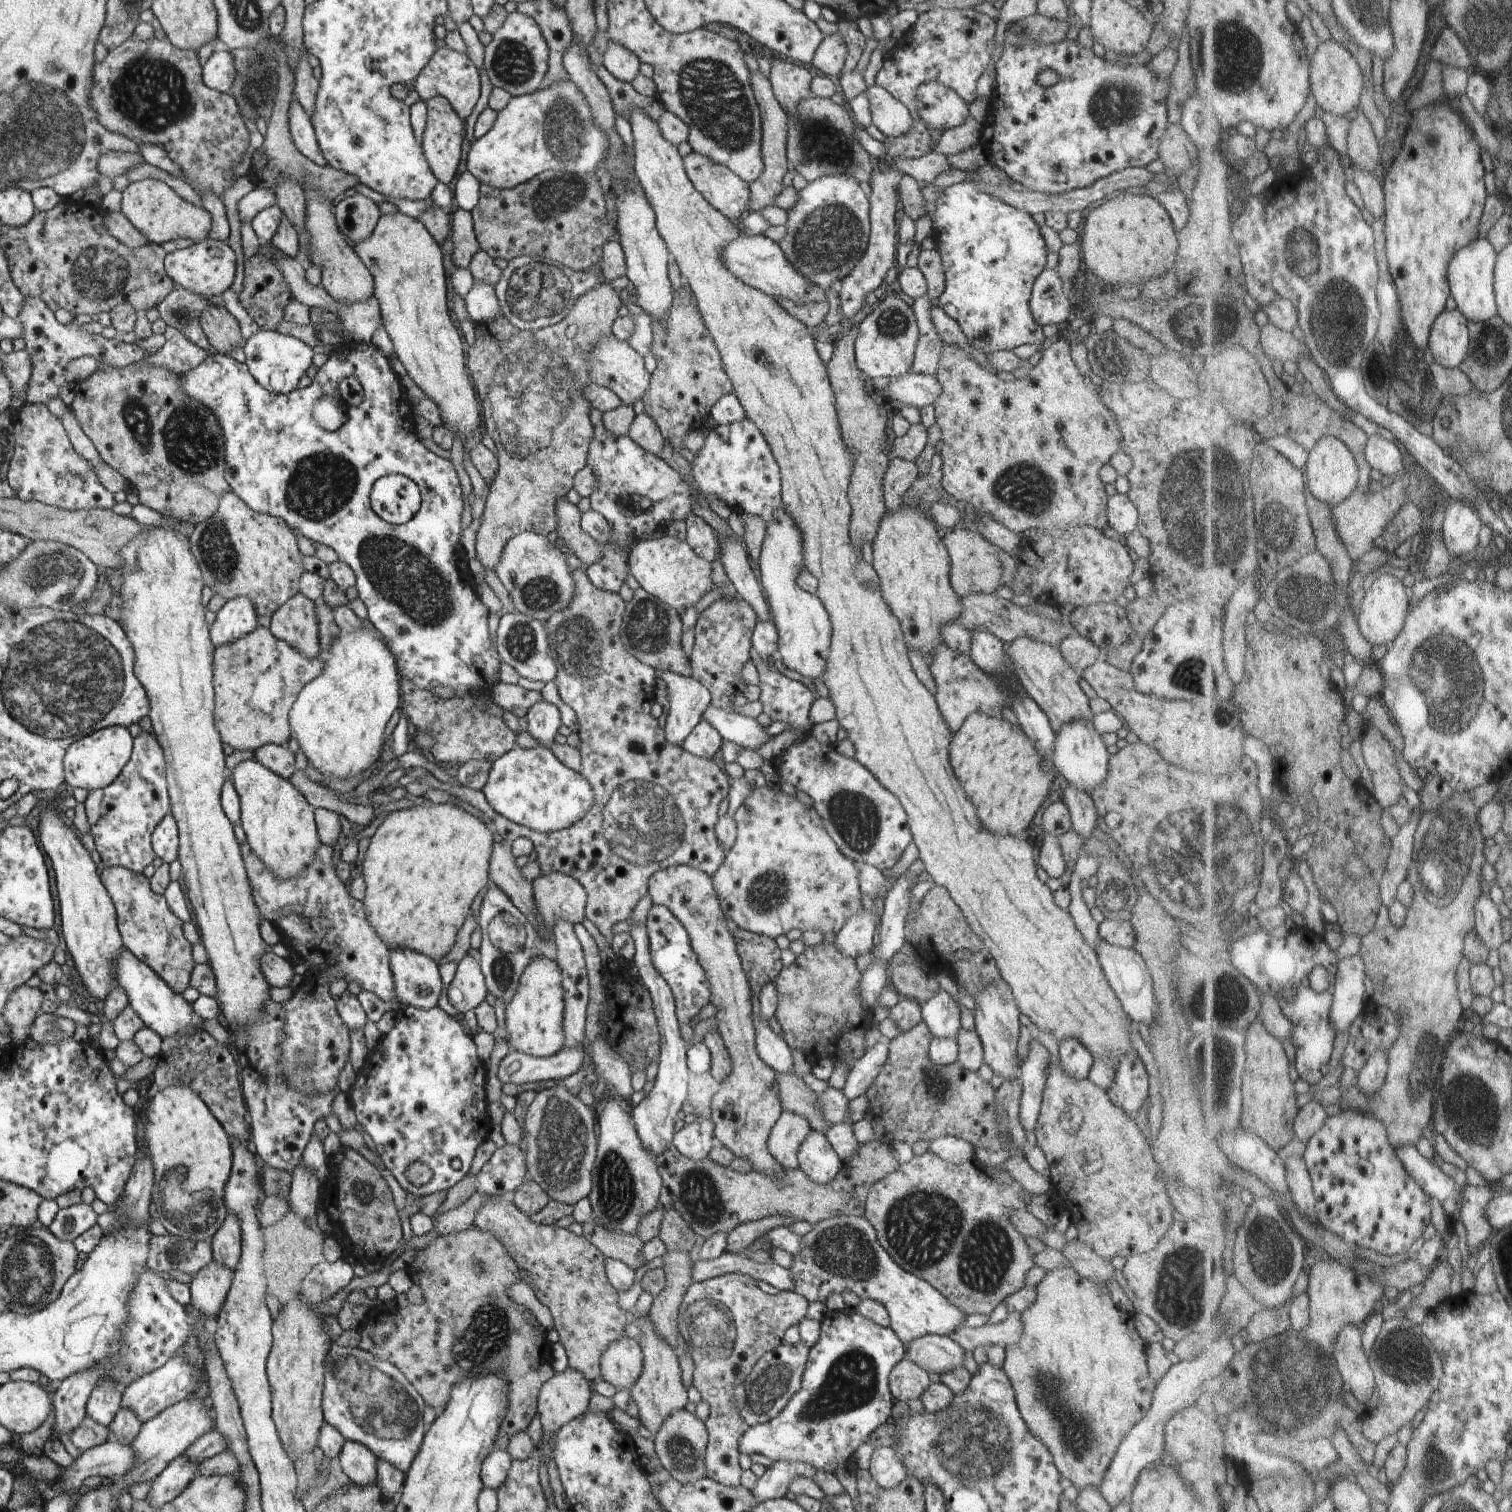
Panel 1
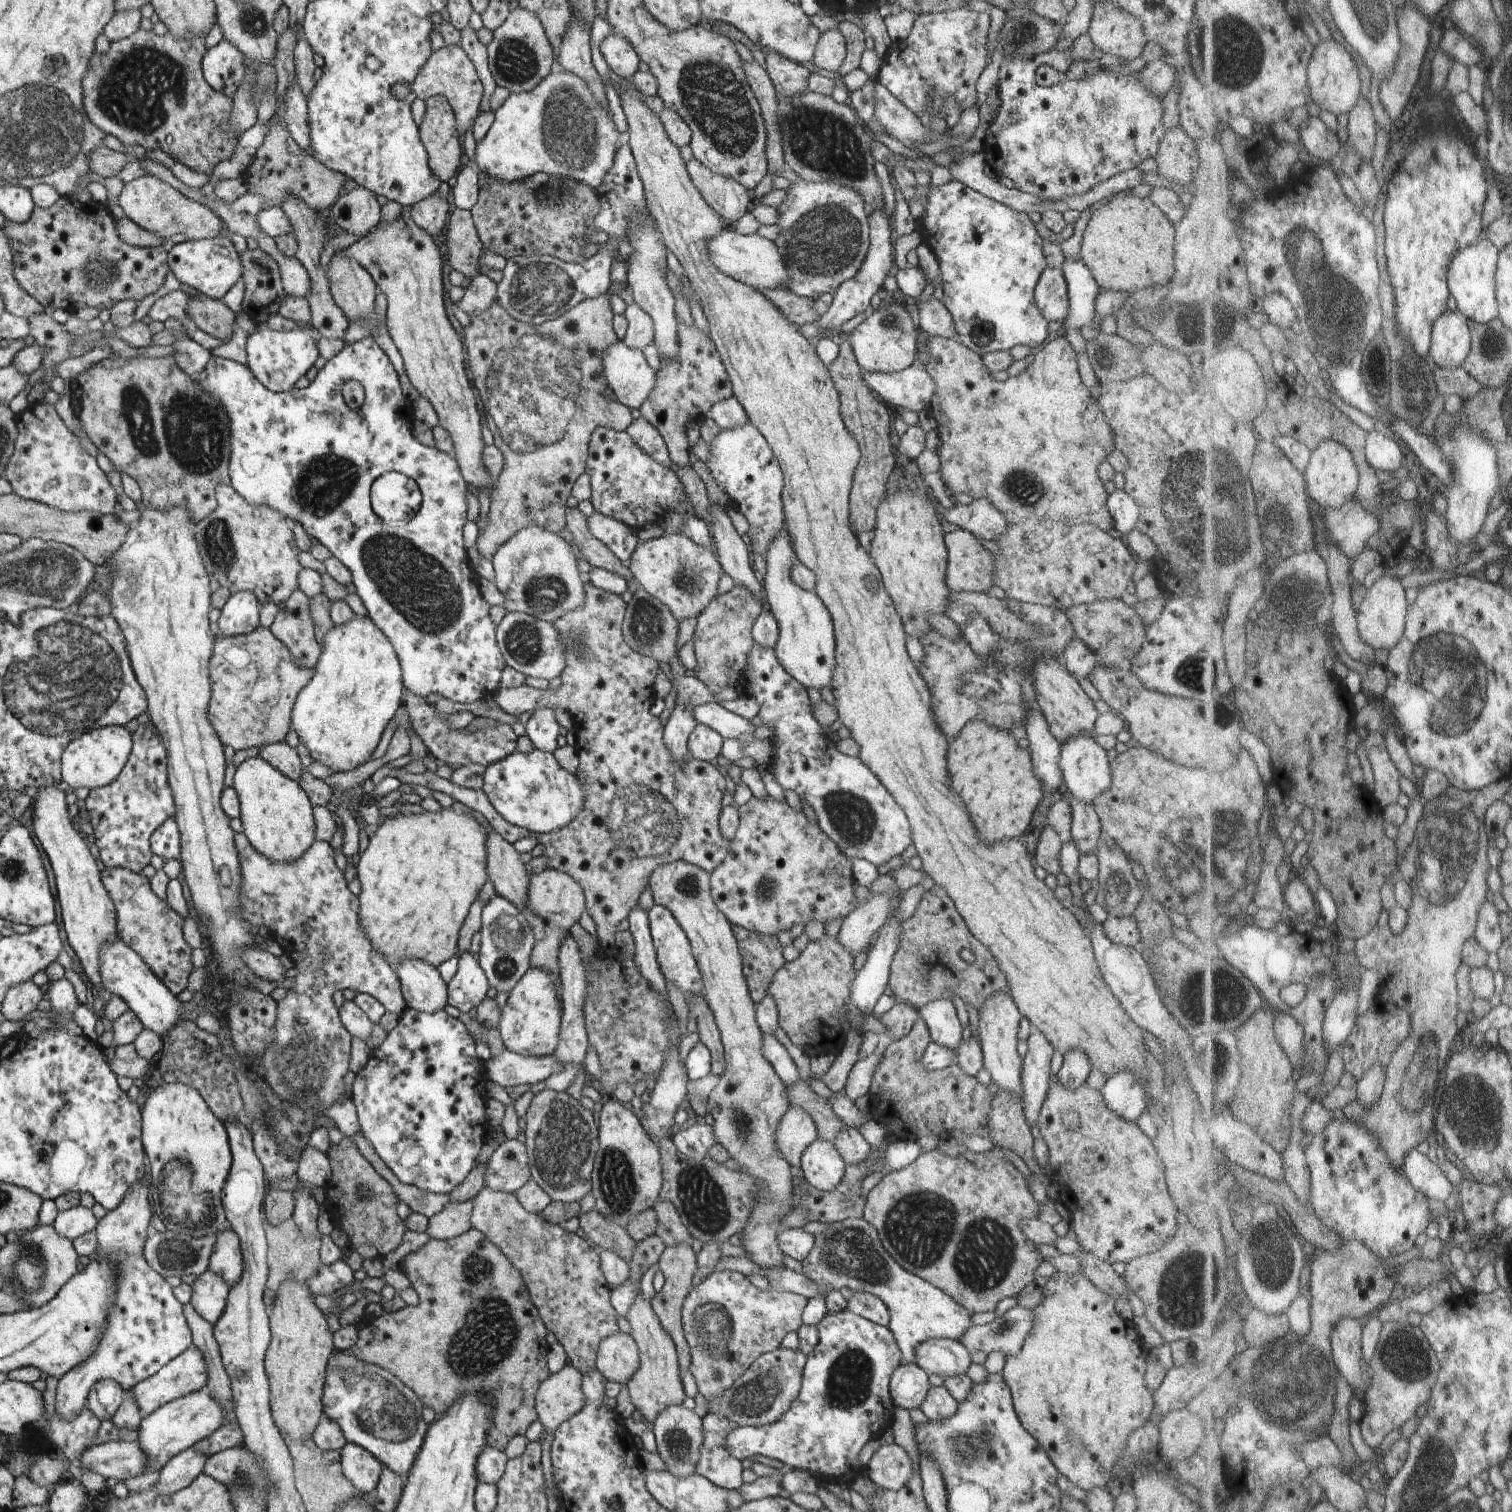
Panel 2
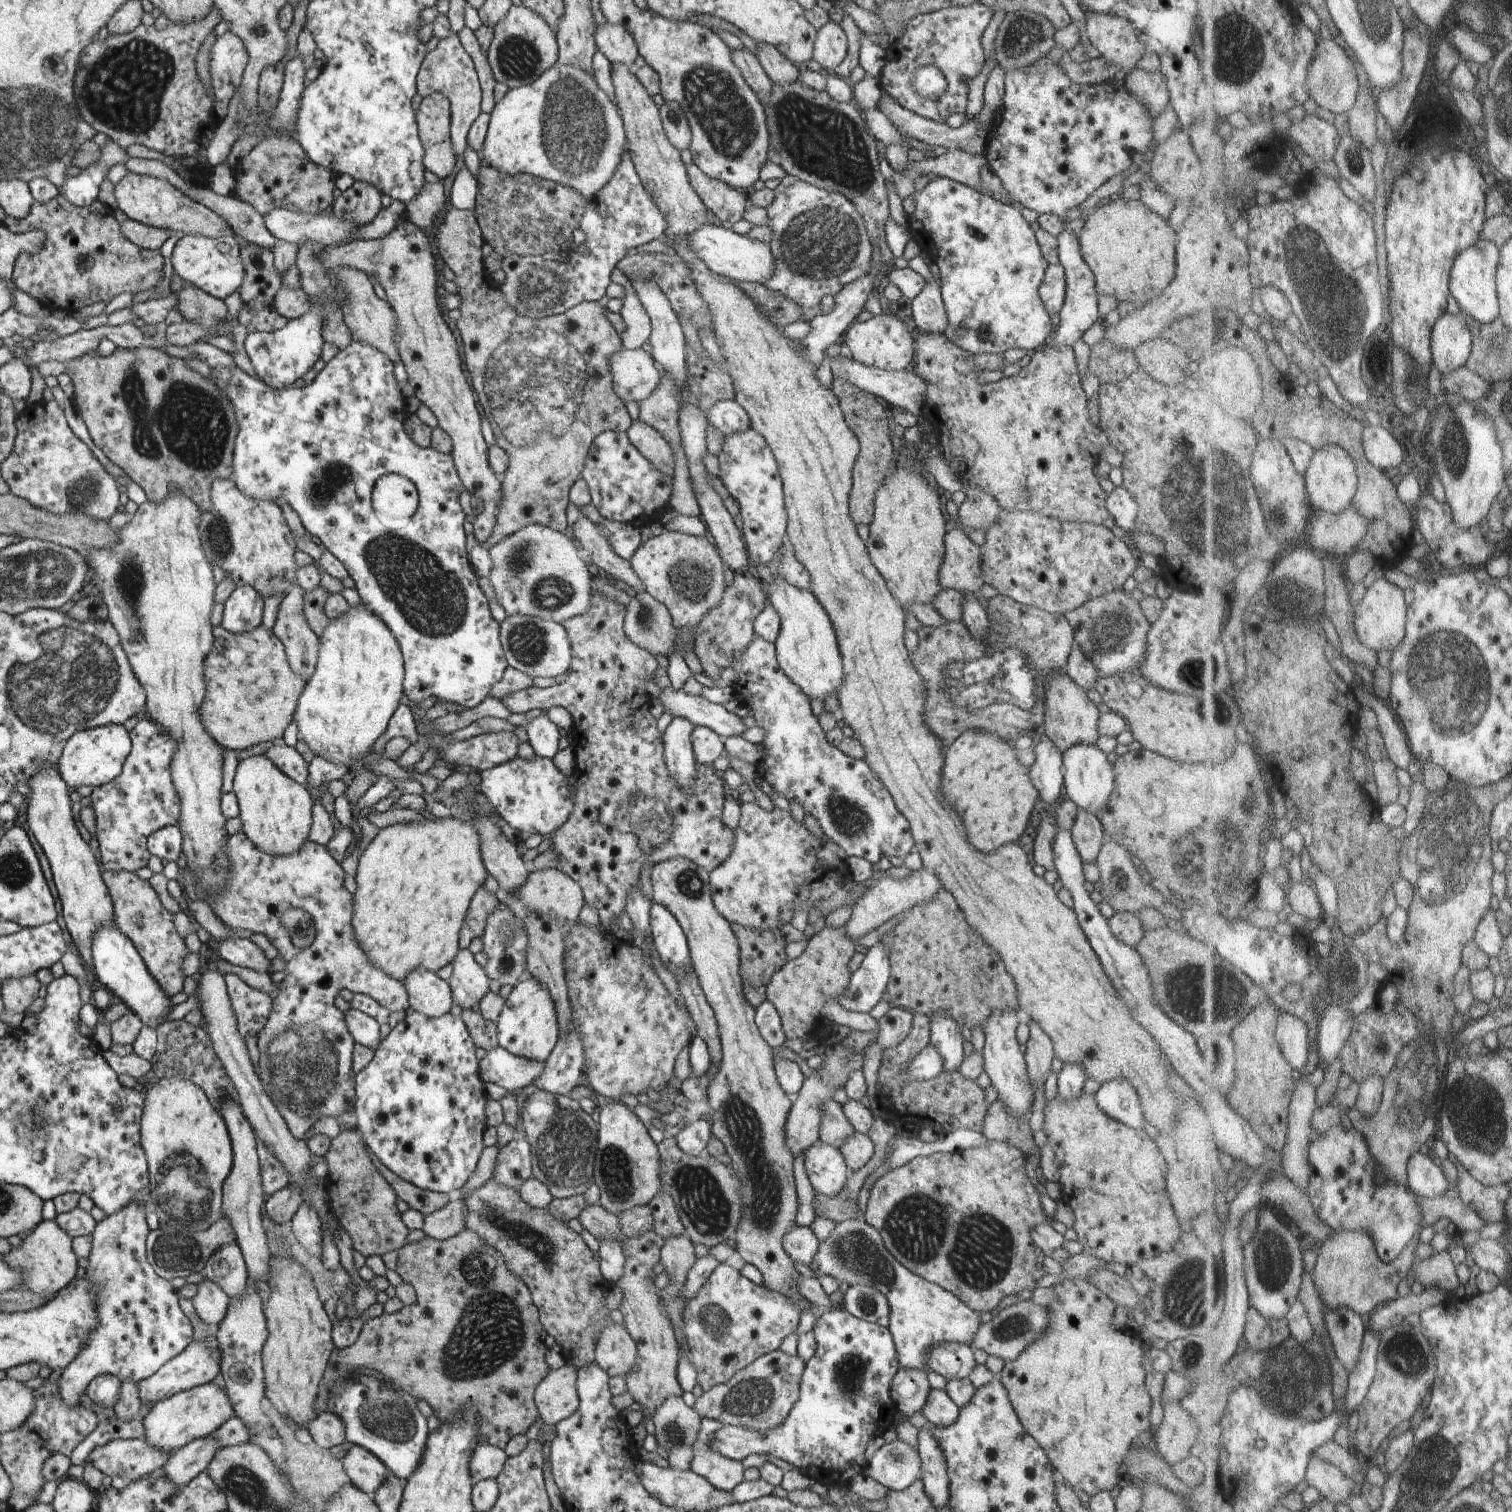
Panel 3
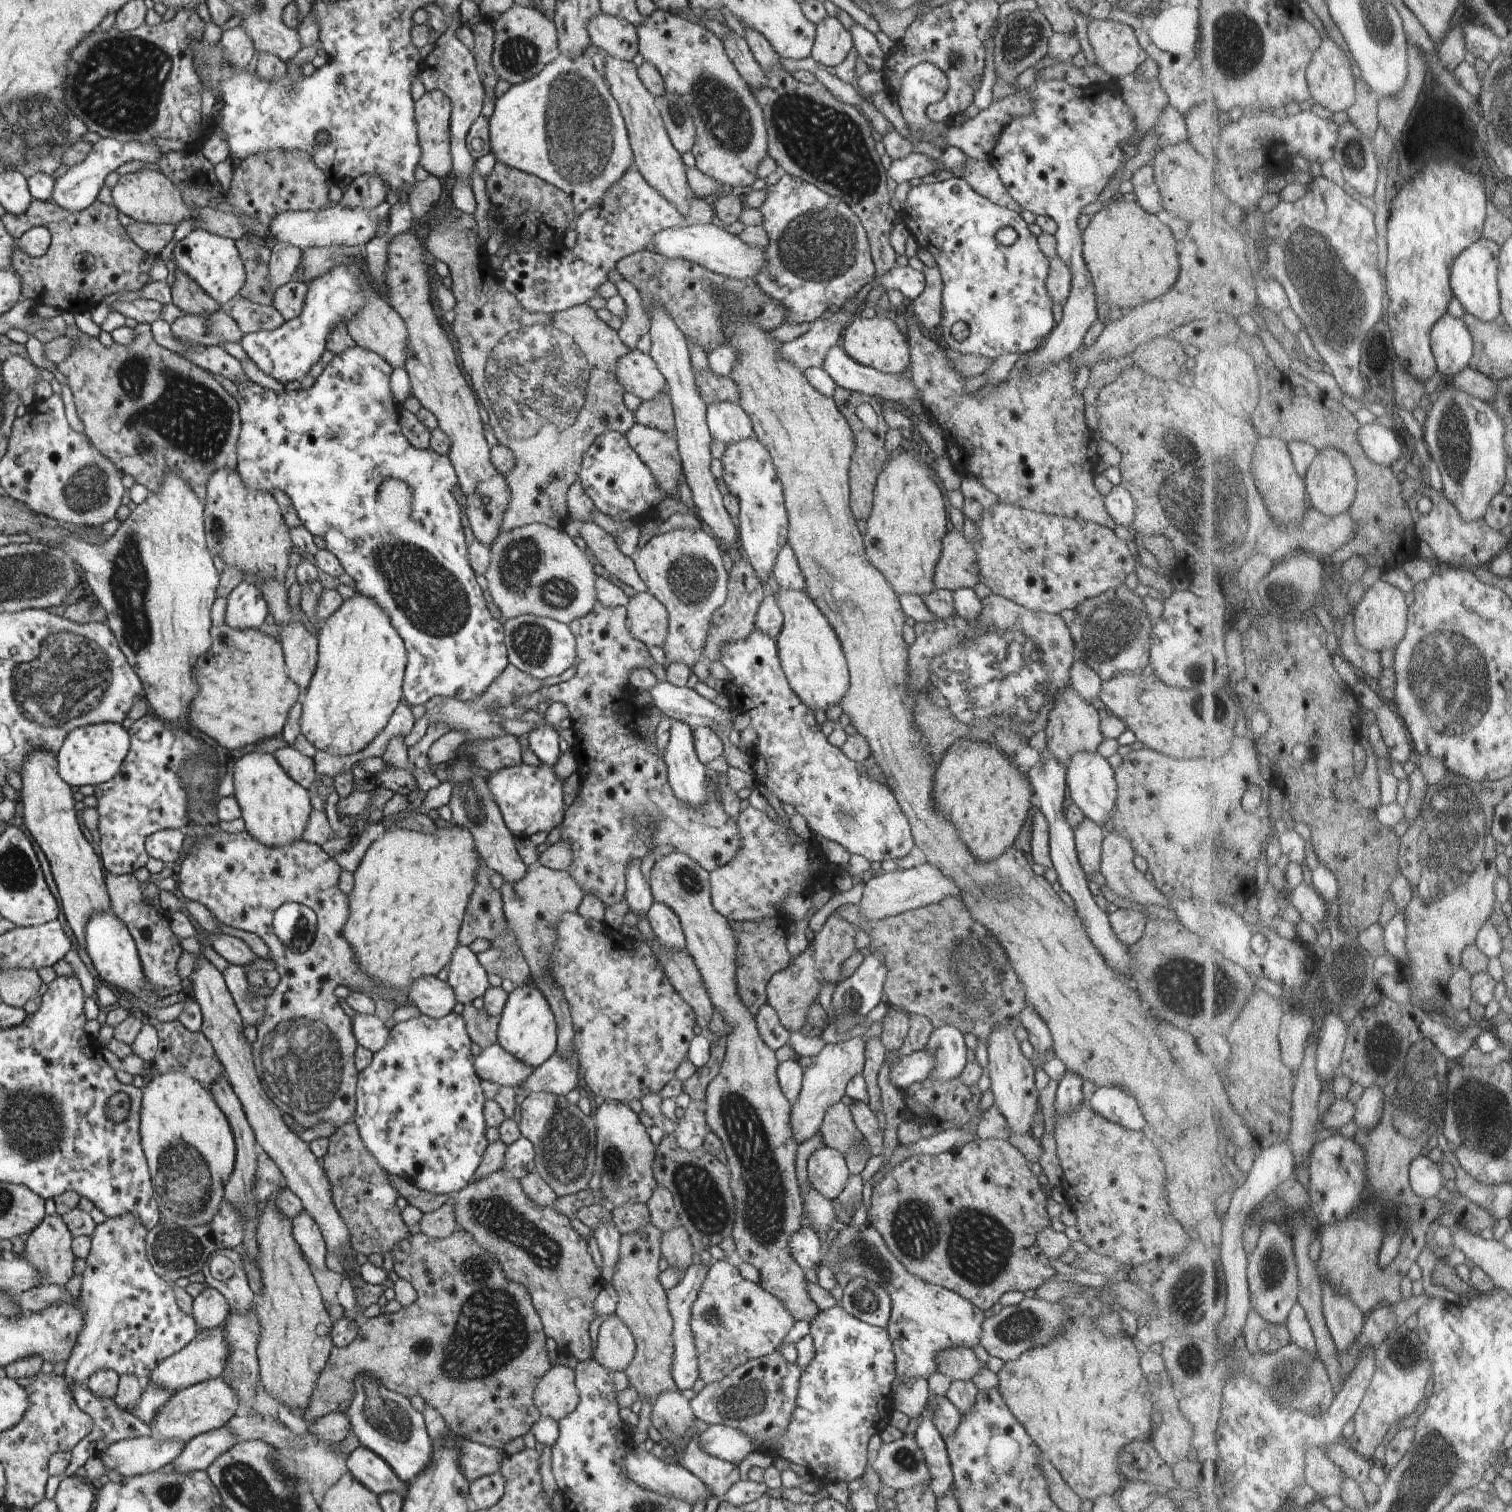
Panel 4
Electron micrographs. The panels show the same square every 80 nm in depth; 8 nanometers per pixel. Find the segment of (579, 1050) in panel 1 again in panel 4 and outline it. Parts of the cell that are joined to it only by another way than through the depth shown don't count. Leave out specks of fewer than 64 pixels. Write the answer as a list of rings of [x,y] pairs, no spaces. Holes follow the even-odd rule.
[[[498,1042],[483,1049],[475,1057],[474,1068],[482,1080],[496,1082],[500,1087],[519,1088],[535,1071],[534,1066],[510,1054]]]

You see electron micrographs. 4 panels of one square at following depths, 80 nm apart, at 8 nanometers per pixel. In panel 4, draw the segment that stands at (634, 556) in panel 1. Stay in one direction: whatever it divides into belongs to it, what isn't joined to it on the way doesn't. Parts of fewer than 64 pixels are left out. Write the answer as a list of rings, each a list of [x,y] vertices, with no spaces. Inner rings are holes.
[[[705,527],[702,529],[674,529],[654,534],[638,552],[634,560],[636,572],[669,614],[669,633],[662,646],[665,660],[682,661],[692,667],[702,659],[714,611],[729,595],[728,572],[724,568],[723,547]]]

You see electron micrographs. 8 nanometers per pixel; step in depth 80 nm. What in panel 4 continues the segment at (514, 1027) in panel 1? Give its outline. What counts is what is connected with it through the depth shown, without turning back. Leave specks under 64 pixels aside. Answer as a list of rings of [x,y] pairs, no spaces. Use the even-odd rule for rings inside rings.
[[[533,983],[515,986],[509,993],[499,1016],[497,1042],[510,1054],[530,1064],[540,1066],[557,1050],[557,1022],[543,992]]]

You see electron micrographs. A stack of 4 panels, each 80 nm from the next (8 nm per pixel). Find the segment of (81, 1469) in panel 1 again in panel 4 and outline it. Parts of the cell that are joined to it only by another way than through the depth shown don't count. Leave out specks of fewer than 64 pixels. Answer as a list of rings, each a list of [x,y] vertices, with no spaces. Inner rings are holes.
[[[153,1435],[120,1439],[96,1457],[102,1460],[106,1474],[114,1470],[122,1478],[130,1478],[156,1472],[173,1462],[185,1444],[178,1440],[163,1441]]]

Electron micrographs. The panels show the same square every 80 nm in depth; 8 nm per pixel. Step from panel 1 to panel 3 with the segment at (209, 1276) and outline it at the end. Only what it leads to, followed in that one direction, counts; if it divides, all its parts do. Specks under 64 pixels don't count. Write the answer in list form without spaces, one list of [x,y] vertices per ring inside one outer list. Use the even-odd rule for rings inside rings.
[[[208,1278],[197,1285],[197,1293],[191,1298],[198,1316],[209,1326],[215,1327],[227,1313],[229,1296]]]

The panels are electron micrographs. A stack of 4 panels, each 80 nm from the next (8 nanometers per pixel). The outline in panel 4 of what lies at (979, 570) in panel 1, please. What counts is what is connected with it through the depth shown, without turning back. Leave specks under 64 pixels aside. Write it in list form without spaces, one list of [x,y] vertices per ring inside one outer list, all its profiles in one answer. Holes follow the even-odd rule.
[[[957,529],[942,537],[942,550],[933,581],[936,589],[974,589],[978,582],[977,552],[972,540]]]

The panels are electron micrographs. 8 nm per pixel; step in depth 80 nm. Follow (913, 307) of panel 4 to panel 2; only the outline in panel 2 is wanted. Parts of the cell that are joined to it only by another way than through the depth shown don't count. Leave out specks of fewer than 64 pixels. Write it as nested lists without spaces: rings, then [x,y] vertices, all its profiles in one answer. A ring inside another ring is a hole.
[[[932,296],[927,301],[917,302],[917,305],[920,328],[929,332],[932,336],[938,335],[947,339],[958,340],[959,334],[955,322],[942,301],[936,300]]]

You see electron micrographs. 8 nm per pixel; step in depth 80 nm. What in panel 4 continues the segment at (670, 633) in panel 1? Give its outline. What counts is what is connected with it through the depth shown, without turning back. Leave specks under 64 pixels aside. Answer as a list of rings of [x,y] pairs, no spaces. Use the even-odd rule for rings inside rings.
[[[647,590],[629,598],[626,626],[648,648],[662,648],[669,633],[667,608]]]

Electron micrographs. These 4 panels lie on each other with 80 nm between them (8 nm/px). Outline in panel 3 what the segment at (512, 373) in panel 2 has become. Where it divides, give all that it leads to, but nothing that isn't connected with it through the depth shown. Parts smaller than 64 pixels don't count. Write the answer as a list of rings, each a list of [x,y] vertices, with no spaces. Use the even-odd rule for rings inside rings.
[[[456,207],[450,208],[448,214],[444,216],[444,222],[442,222],[436,237],[440,256],[442,256],[442,260],[448,265],[448,268],[451,268],[452,272],[454,272],[454,282],[458,287],[457,294],[462,298],[462,306],[459,308],[462,316],[457,322],[457,327],[462,336],[462,344],[464,344],[464,366],[466,366],[468,372],[470,372],[470,380],[472,380],[472,386],[474,386],[479,396],[480,404],[487,410],[488,420],[494,433],[494,444],[498,445],[502,450],[505,450],[509,458],[507,469],[503,472],[502,476],[500,476],[501,499],[497,504],[493,531],[490,533],[490,536],[480,544],[485,549],[490,550],[496,543],[499,543],[507,536],[514,534],[517,530],[528,525],[544,525],[556,532],[569,532],[566,524],[566,507],[569,502],[569,490],[574,482],[581,476],[591,442],[594,440],[594,437],[602,431],[624,431],[626,433],[632,422],[628,411],[626,411],[624,402],[622,402],[614,392],[609,369],[609,356],[613,352],[624,347],[621,343],[621,338],[606,316],[608,310],[605,311],[598,301],[584,301],[559,315],[538,319],[531,319],[530,317],[525,317],[514,311],[506,302],[498,286],[492,283],[492,278],[488,276],[488,269],[486,266],[483,266],[482,259],[484,256],[482,255],[482,246],[484,246],[485,240],[482,240],[482,233],[473,211],[460,210]]]

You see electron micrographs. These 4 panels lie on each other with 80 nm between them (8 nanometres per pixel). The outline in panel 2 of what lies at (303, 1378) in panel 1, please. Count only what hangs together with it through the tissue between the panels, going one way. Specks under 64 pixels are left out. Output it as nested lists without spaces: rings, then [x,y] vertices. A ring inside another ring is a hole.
[[[290,1282],[280,1286],[271,1308],[270,1324],[273,1342],[265,1354],[265,1371],[269,1373],[273,1417],[286,1433],[287,1442],[306,1442],[313,1438],[324,1414],[324,1388],[328,1364],[336,1351],[326,1316],[316,1308],[304,1283]]]

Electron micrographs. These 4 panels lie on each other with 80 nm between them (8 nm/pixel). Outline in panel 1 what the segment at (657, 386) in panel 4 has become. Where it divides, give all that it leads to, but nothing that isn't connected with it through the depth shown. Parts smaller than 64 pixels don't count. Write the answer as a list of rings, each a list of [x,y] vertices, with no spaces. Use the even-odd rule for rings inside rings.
[[[613,334],[600,337],[589,354],[589,377],[592,383],[610,388],[626,406],[633,406],[634,400],[642,398],[652,383],[651,374],[644,367],[640,356],[628,341],[620,340]]]

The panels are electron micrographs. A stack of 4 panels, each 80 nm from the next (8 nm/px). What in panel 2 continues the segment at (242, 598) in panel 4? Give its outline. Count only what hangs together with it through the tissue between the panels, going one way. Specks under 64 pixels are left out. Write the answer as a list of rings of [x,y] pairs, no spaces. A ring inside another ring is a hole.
[[[240,591],[229,596],[216,621],[219,637],[233,637],[252,632],[260,626],[261,604],[253,592]]]

